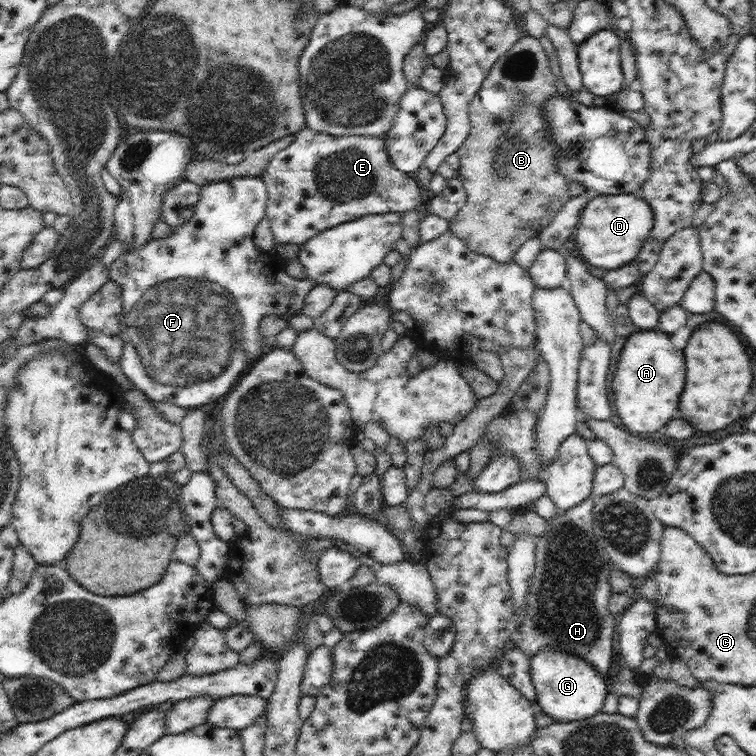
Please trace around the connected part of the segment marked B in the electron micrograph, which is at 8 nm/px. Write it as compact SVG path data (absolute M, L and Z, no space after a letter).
M524 34L492 65L470 102L470 134L456 152L459 155L458 177L463 182L467 201L449 229L467 243L470 251L501 263L514 260L520 246L529 238L538 237L556 217L558 210L570 200L568 178L556 165L557 145L548 131L547 120L543 118L547 101L559 96L556 81L546 51L538 39Z

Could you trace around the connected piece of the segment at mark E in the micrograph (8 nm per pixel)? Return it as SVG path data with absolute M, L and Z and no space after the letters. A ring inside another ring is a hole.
M306 127L306 129L301 129L301 131L298 131L298 133L295 134L293 142L287 148L284 148L284 150L278 152L270 161L268 161L268 164L266 165L264 171L262 171L260 177L264 181L267 188L267 207L265 217L270 222L271 231L273 232L276 242L282 244L294 243L301 245L303 242L310 240L323 230L339 226L343 223L348 223L353 219L358 219L359 217L366 215L380 215L392 212L399 213L402 216L410 210L415 210L416 207L422 204L428 197L425 191L421 188L421 184L415 176L407 172L402 172L391 163L387 154L384 137L372 137L367 135L338 137L332 136L328 133L312 130L310 127Z

